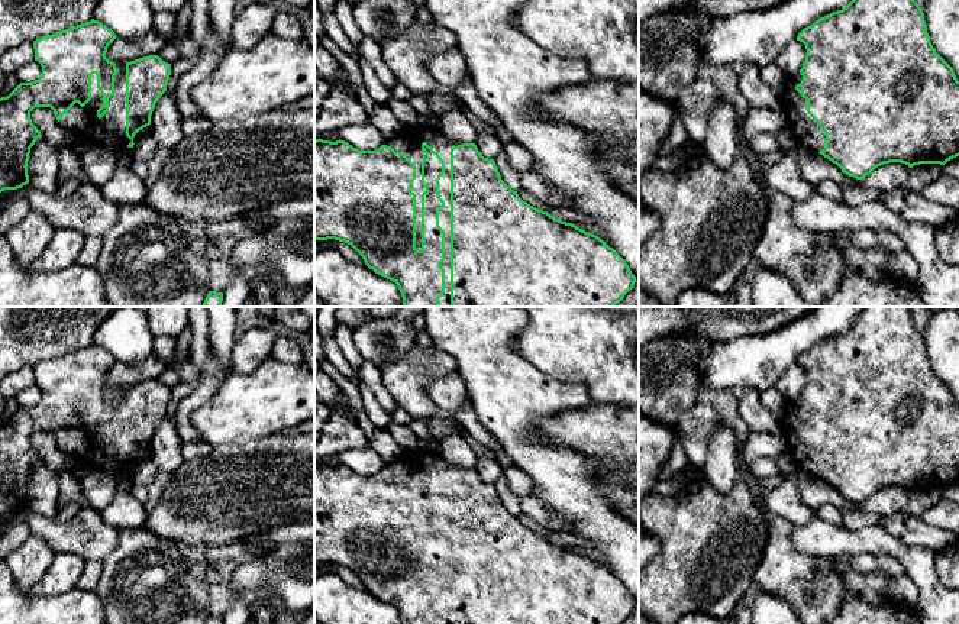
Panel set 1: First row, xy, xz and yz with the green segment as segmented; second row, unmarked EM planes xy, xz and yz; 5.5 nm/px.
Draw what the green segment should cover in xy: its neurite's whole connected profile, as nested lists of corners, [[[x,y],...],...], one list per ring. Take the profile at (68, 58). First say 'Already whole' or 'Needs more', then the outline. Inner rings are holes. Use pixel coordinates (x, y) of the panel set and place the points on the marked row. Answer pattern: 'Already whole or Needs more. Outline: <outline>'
Needs more. Outline: [[[91,19],[33,42],[35,61],[42,67],[39,78],[32,83],[20,83],[7,97],[0,98],[0,193],[29,184],[28,161],[30,148],[38,138],[42,138],[30,119],[30,111],[35,107],[51,107],[61,127],[78,136],[91,138],[96,145],[112,149],[133,148],[135,135],[151,125],[155,104],[167,91],[171,64],[162,61],[158,55],[143,56],[126,64],[114,64],[106,58],[106,52],[116,38],[112,29]]]

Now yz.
Needs more. Outline: [[[852,0],[842,10],[833,12],[803,29],[797,41],[805,45],[805,61],[794,78],[787,78],[778,98],[788,129],[800,146],[823,155],[836,164],[843,174],[856,180],[863,180],[875,168],[889,162],[901,162],[913,168],[920,164],[945,165],[947,161],[959,156],[959,81],[953,68],[933,48],[923,9],[914,0]]]

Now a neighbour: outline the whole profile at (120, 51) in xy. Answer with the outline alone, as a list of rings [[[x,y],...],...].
[[[152,29],[139,39],[116,38],[107,48],[106,58],[114,64],[126,64],[143,56],[156,55],[167,41]]]

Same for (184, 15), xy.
[[[190,1],[177,13],[177,22],[172,32],[172,36],[168,42],[175,43],[178,38],[181,38],[190,28],[190,19],[193,14],[193,6]]]

